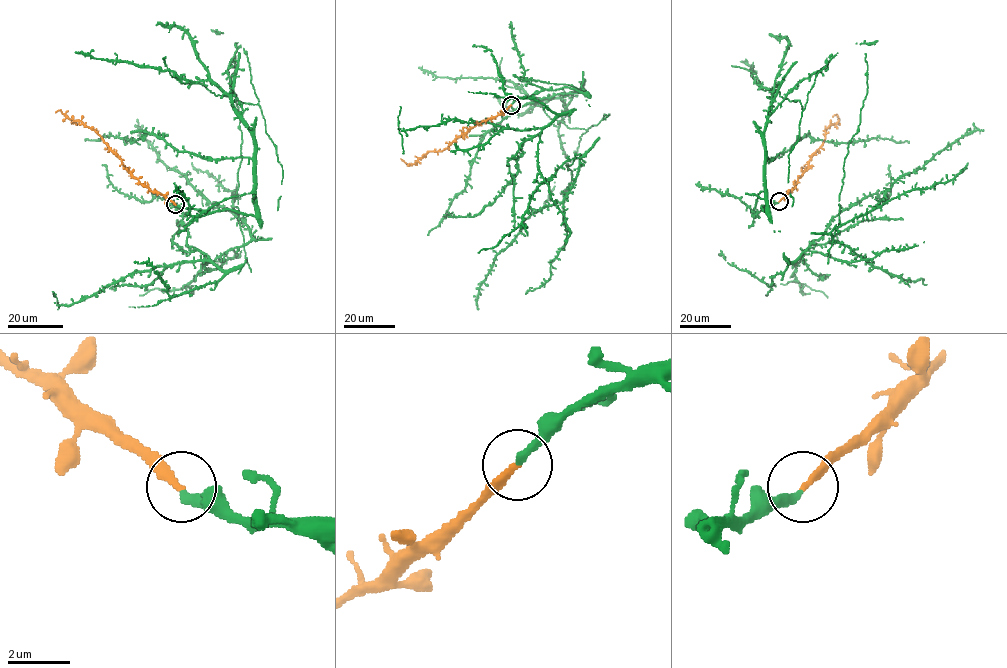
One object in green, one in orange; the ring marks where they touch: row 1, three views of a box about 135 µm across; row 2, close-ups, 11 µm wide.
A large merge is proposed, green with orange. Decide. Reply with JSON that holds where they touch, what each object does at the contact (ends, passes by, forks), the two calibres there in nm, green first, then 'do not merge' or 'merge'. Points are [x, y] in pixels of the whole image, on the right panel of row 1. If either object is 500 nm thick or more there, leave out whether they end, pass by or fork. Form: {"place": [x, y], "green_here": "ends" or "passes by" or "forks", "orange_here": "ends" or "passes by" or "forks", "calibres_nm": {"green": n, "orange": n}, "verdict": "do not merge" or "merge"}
{"place": [779, 201], "green_here": "ends", "orange_here": "ends", "calibres_nm": {"green": 280, "orange": 240}, "verdict": "merge"}

